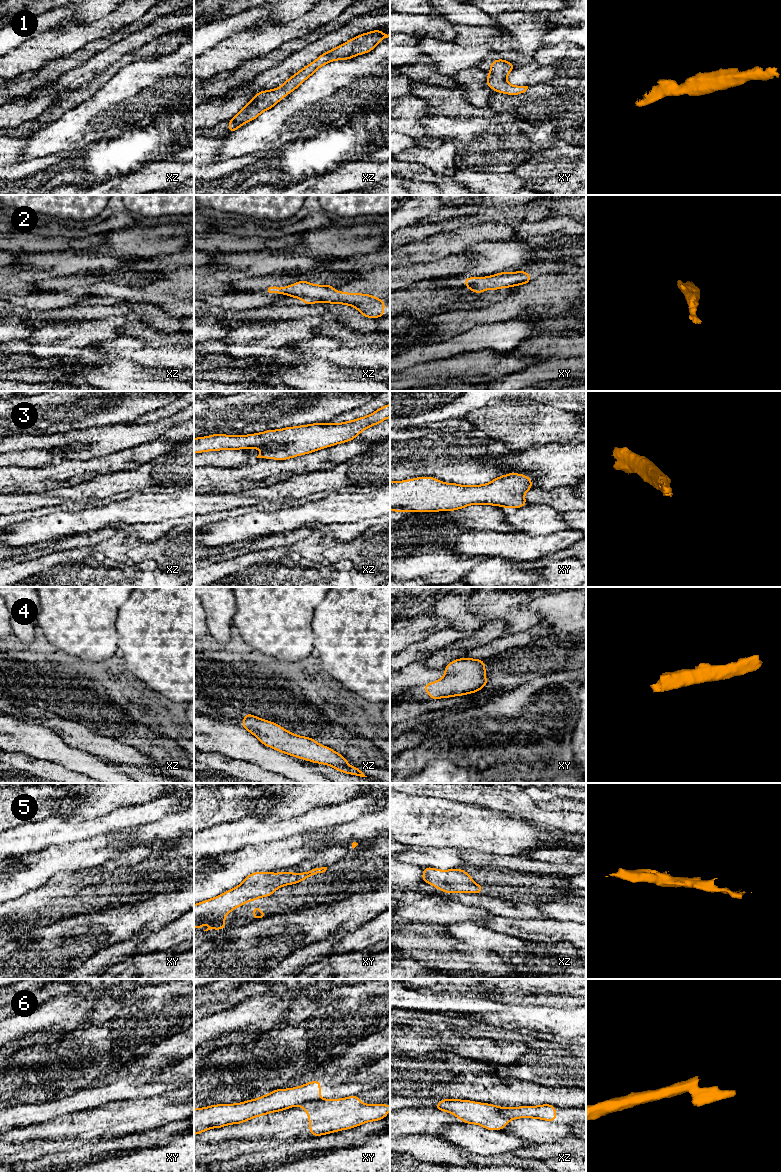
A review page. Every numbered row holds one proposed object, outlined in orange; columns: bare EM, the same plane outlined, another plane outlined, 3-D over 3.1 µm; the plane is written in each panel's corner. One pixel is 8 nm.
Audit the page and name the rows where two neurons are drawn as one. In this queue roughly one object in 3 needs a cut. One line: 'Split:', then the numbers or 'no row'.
Split: 6

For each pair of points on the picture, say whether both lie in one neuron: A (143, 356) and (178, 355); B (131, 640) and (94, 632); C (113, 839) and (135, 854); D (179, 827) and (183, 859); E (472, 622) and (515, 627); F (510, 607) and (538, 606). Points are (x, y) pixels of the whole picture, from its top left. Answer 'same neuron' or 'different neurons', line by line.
A: same neuron
B: different neurons
C: different neurons
D: different neurons
E: different neurons
F: different neurons

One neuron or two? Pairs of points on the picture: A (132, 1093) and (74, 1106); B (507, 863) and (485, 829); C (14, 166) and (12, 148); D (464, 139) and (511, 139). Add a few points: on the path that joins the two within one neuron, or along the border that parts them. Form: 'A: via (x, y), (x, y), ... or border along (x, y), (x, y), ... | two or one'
A: via (118, 1093), (108, 1093), (88, 1098) | one
B: border along (478, 850), (484, 853), (521, 856) | two
C: via (12, 162), (12, 152) | one
D: via (476, 142), (499, 142) | one

